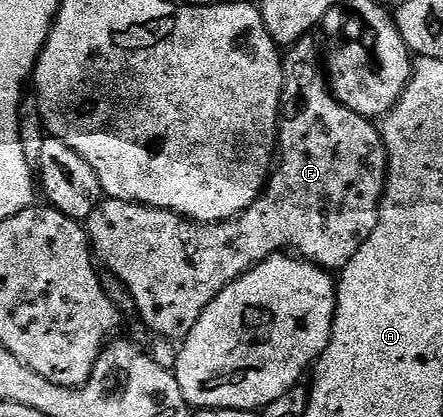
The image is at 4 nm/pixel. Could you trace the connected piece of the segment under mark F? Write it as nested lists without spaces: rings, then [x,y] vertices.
[[[313,36],[300,38],[294,46],[288,47],[284,51],[281,120],[277,127],[277,154],[279,157],[270,173],[265,190],[257,197],[255,204],[251,204],[251,208],[247,208],[236,218],[228,218],[225,222],[203,223],[190,222],[182,218],[180,214],[170,210],[160,210],[154,206],[141,206],[138,202],[124,202],[118,198],[105,198],[95,208],[95,212],[91,212],[91,216],[87,220],[87,233],[89,245],[96,261],[102,267],[105,265],[129,289],[129,294],[133,297],[133,302],[137,305],[142,320],[162,339],[184,340],[191,332],[191,328],[195,328],[195,324],[201,313],[207,308],[207,304],[211,304],[211,300],[215,300],[215,296],[219,296],[219,292],[223,292],[225,286],[230,286],[235,279],[247,273],[252,266],[259,265],[273,254],[292,252],[307,262],[314,262],[315,265],[322,266],[324,270],[340,272],[345,269],[346,264],[351,260],[351,256],[355,256],[355,252],[359,252],[359,248],[363,248],[367,236],[371,236],[371,232],[375,232],[375,224],[379,220],[381,197],[385,194],[389,168],[389,159],[385,156],[385,138],[382,131],[370,119],[359,116],[355,112],[351,112],[351,108],[339,104],[339,100],[329,88],[329,80],[326,71],[323,69],[322,43],[320,41],[317,43],[315,39],[316,37]]]

